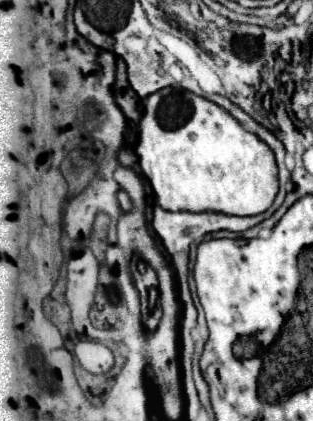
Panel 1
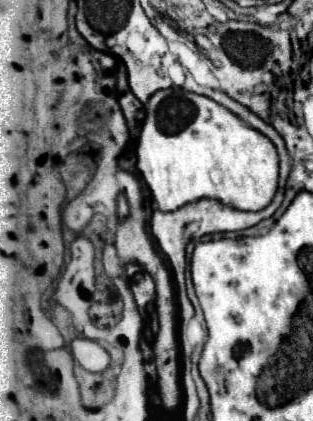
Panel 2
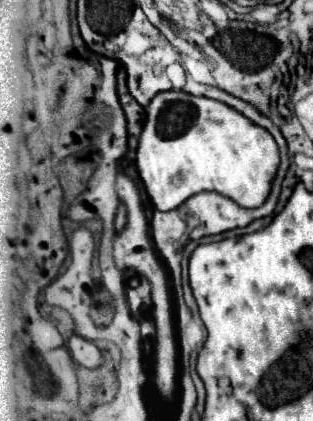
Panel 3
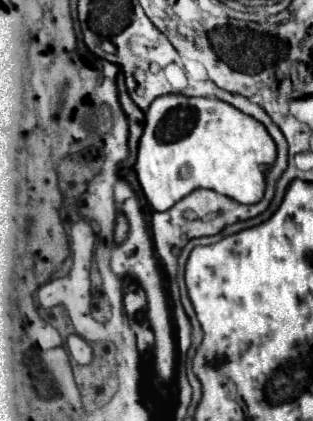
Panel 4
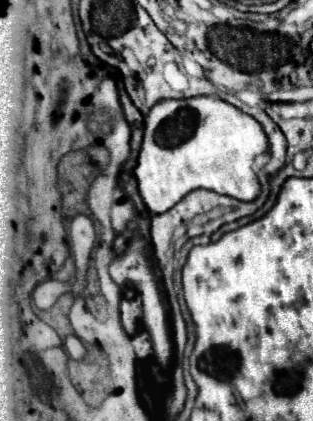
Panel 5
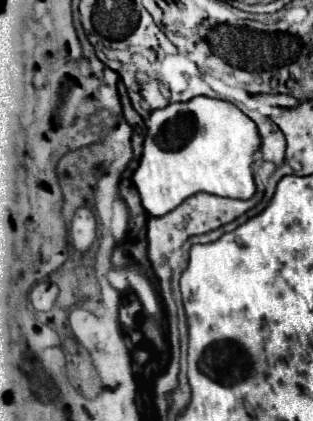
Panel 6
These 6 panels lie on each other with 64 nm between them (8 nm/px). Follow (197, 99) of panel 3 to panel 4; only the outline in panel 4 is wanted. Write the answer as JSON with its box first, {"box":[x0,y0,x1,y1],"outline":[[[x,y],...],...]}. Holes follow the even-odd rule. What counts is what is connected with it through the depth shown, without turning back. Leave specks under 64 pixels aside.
{"box":[136,94,276,212],"outline":[[[180,94],[160,96],[152,102],[146,112],[144,134],[140,138],[138,160],[136,160],[136,174],[140,188],[156,212],[164,212],[172,208],[178,200],[190,194],[196,188],[208,188],[218,194],[230,196],[240,204],[256,204],[260,196],[264,196],[264,174],[260,172],[262,164],[272,164],[276,160],[276,146],[274,140],[268,136],[266,128],[252,120],[252,116],[232,108],[232,104],[222,102],[218,98],[188,98]]]}

